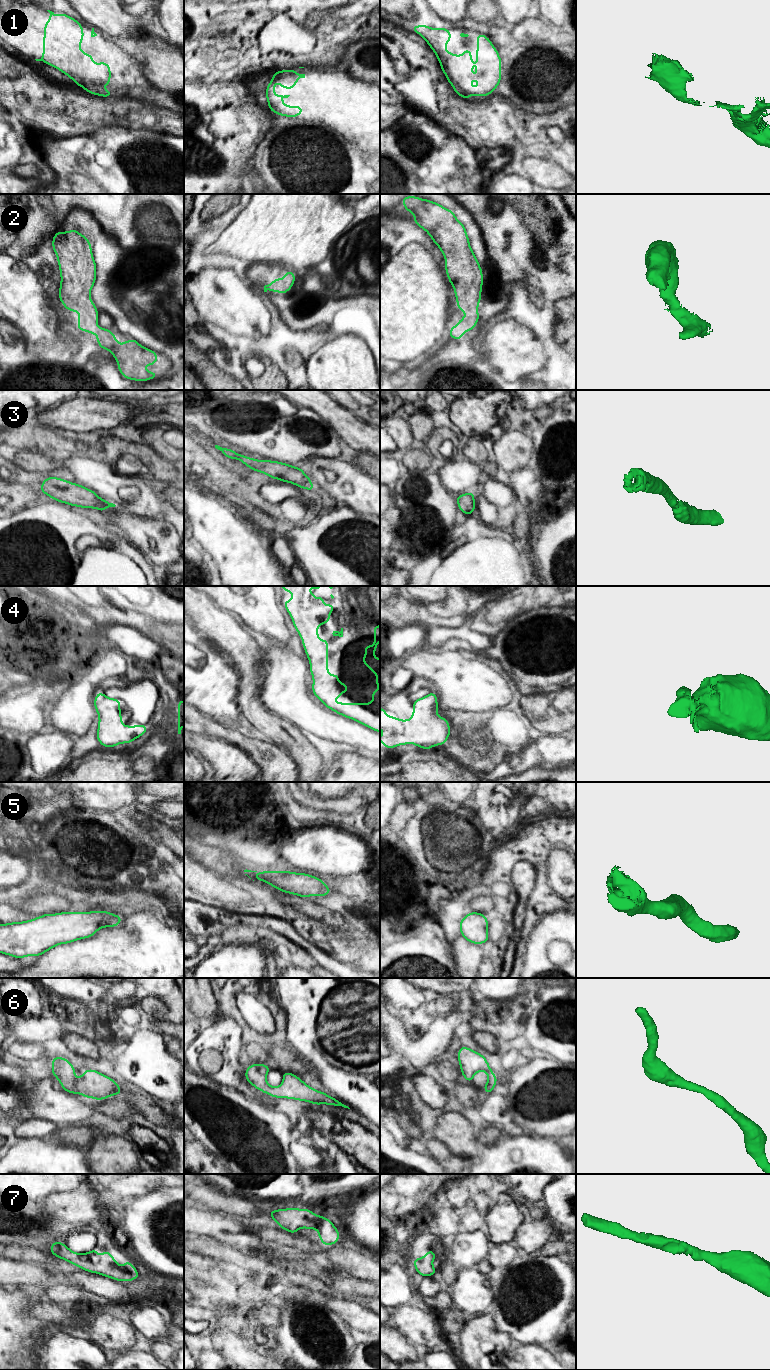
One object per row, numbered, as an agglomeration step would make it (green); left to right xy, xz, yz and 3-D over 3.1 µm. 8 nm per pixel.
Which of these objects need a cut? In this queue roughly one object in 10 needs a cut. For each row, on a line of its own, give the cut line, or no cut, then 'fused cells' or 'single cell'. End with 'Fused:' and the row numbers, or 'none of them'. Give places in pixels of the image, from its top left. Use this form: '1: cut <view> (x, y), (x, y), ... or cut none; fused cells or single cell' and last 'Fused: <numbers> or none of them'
1: cut none; single cell
2: cut none; single cell
3: cut none; single cell
4: cut none; single cell
5: cut none; single cell
6: cut none; single cell
7: cut none; single cell
Fused: none of them

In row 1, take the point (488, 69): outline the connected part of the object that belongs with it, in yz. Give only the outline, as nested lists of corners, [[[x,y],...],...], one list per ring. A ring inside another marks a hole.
[[[413,25],[412,31],[420,34],[436,54],[447,81],[459,96],[469,100],[470,95],[488,96],[501,81],[501,58],[488,37],[477,34],[477,76],[471,73],[471,49],[462,55],[449,53],[445,45],[451,41],[447,28]]]

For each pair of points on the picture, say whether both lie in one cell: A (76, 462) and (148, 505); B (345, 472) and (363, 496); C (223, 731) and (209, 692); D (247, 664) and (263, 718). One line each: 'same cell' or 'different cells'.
A: same cell
B: same cell
C: different cells
D: same cell

